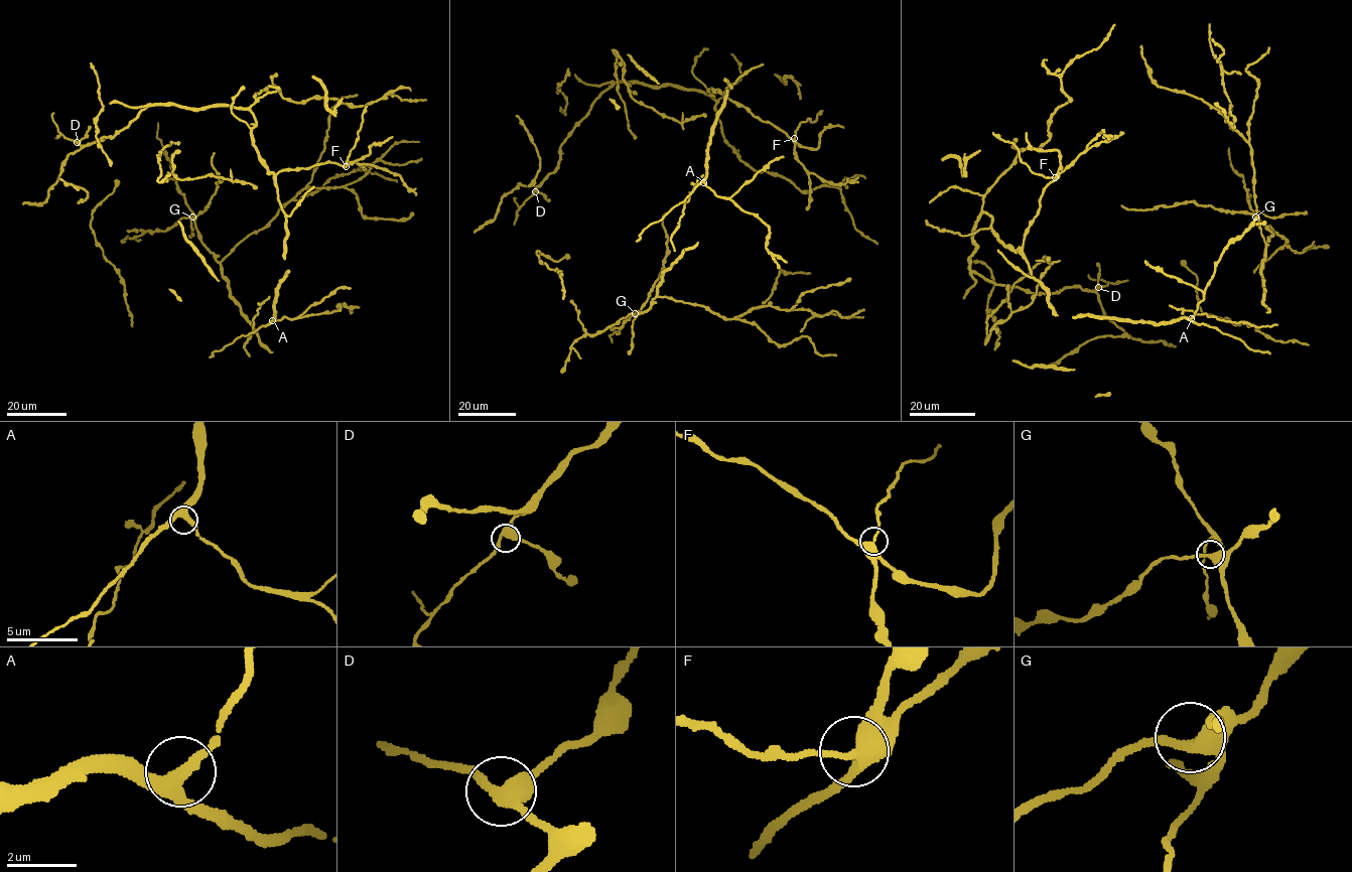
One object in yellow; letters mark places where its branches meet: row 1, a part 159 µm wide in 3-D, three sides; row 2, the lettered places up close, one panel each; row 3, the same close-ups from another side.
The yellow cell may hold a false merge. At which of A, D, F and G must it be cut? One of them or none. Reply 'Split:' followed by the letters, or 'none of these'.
Split: F

